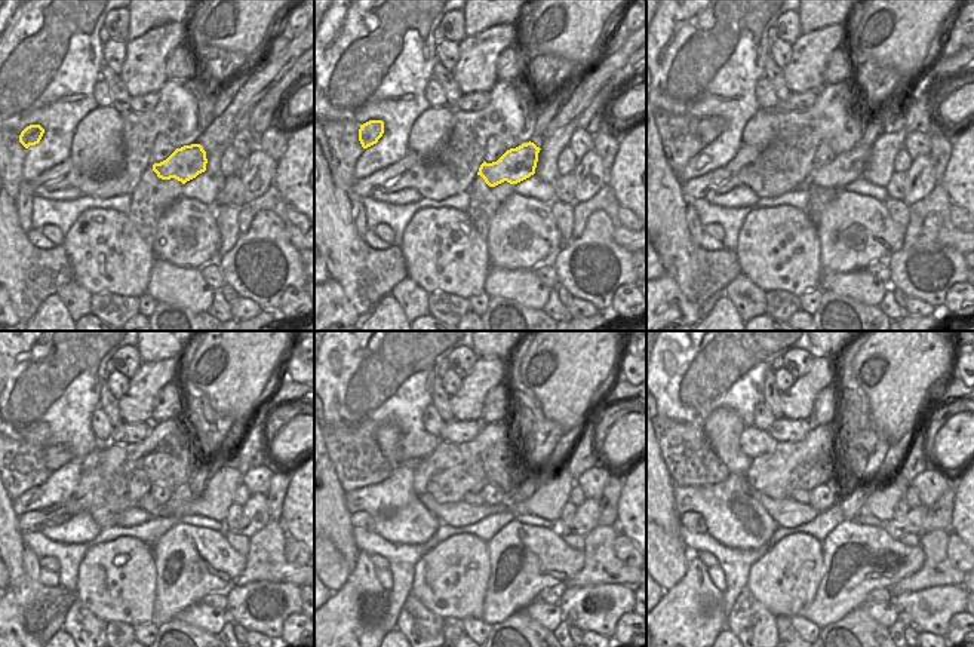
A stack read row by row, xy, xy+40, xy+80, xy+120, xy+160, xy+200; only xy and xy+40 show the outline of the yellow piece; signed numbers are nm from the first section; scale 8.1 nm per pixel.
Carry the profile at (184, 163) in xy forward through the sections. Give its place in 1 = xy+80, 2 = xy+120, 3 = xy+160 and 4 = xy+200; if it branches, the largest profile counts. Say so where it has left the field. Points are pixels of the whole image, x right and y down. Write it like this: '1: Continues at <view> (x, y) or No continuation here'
1: Continues at xy+80 (848, 166)
2: Continues at xy+120 (175, 506)
3: Continues at xy+160 (475, 499)
4: Continues at xy+200 (801, 496).

